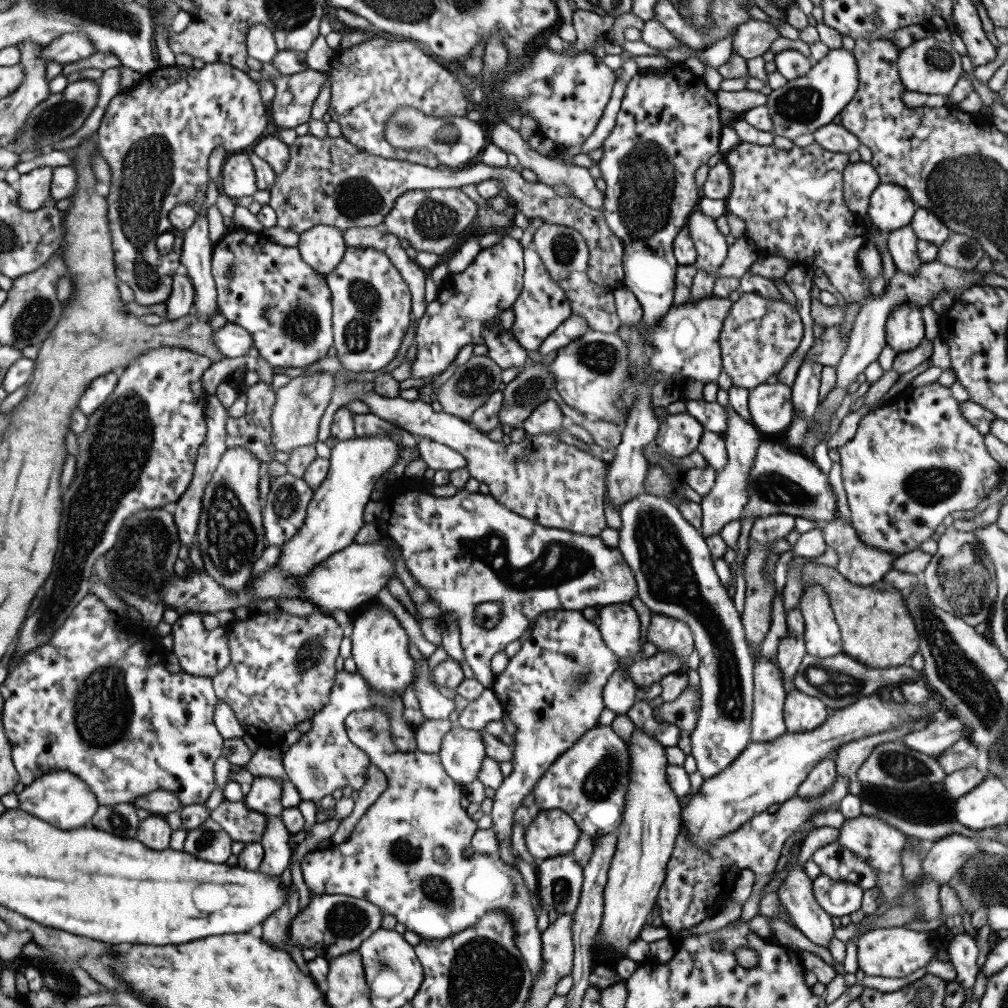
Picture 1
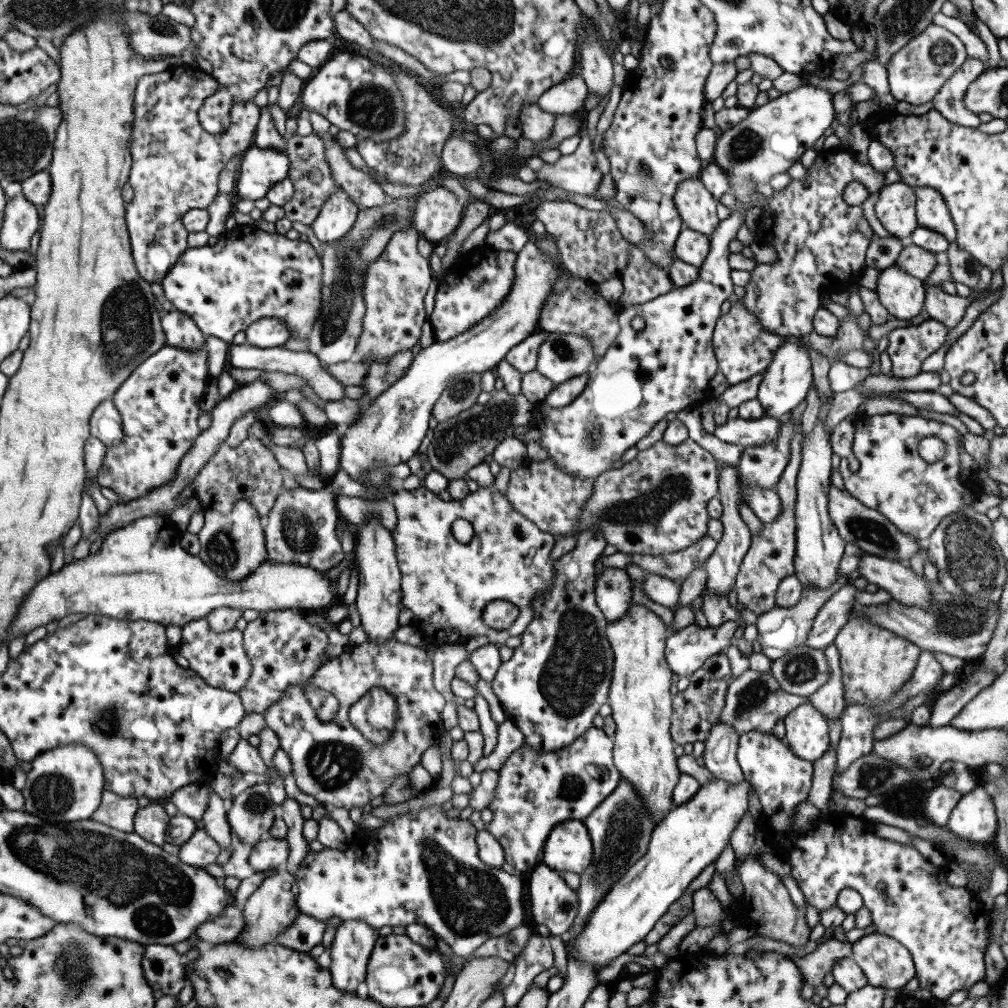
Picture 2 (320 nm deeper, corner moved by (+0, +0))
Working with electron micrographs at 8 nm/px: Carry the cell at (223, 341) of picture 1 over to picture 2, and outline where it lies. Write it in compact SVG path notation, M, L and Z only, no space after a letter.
M273 317L255 320L244 333L244 342L260 349L281 347L290 339L285 322Z

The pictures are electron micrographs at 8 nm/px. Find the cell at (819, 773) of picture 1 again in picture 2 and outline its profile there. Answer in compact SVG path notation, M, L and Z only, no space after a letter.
M827 645L822 649L829 678L823 686L819 686L817 692L809 696L809 704L815 708L827 721L839 721L839 716L845 710L847 703L843 697L843 686L840 680L839 657L835 645Z

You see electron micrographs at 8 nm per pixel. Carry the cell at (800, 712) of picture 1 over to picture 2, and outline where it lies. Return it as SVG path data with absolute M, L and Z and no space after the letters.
M811 704L797 706L783 718L785 744L797 758L812 763L828 750L828 726Z

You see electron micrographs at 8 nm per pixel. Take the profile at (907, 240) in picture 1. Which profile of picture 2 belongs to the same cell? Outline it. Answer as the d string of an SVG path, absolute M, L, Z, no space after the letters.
M982 266L979 271L979 282L975 288L970 289L966 297L944 293L937 284L924 289L923 313L928 318L942 323L948 330L955 328L955 325L963 318L969 303L989 286L991 275L989 269Z

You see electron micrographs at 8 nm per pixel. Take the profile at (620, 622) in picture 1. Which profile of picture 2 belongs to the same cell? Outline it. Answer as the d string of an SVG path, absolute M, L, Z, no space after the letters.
M604 566L594 580L594 599L607 621L620 619L631 598L629 576L624 569Z

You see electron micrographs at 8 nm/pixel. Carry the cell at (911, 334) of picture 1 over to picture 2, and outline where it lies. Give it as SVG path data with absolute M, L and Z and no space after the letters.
M897 266L879 271L874 291L891 318L906 322L923 313L924 284Z

